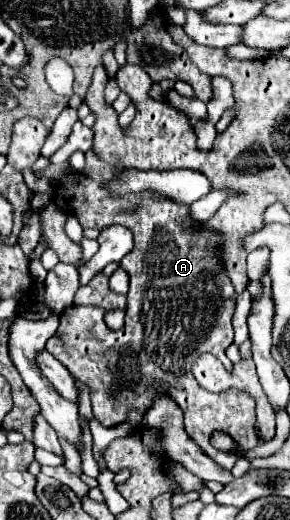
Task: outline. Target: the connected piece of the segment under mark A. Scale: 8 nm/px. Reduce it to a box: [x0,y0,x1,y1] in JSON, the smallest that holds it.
[45,150,255,470]

